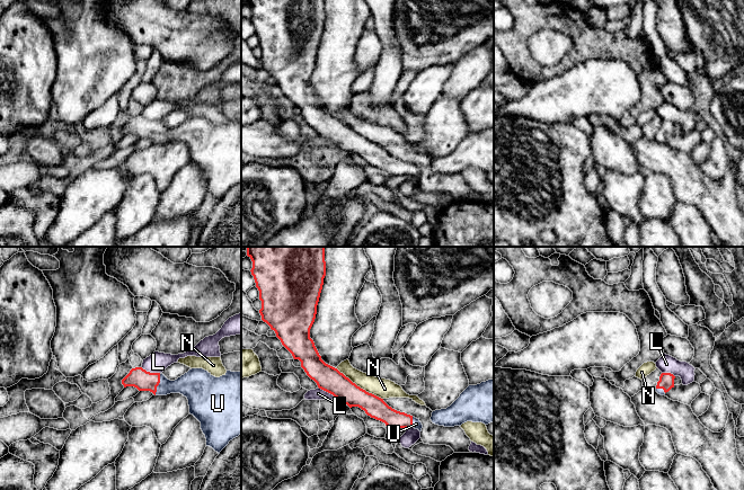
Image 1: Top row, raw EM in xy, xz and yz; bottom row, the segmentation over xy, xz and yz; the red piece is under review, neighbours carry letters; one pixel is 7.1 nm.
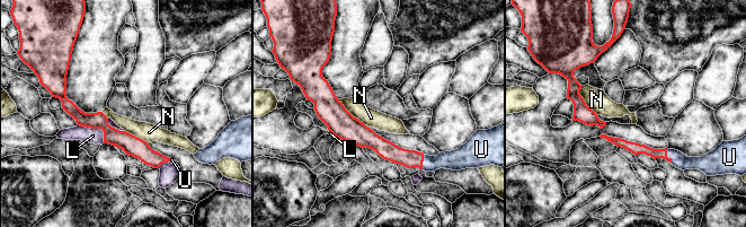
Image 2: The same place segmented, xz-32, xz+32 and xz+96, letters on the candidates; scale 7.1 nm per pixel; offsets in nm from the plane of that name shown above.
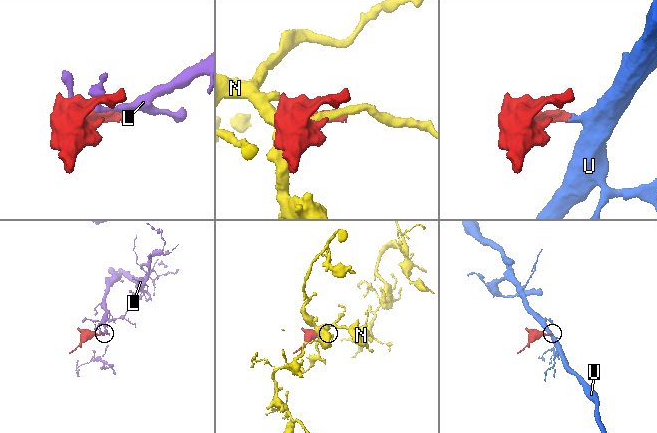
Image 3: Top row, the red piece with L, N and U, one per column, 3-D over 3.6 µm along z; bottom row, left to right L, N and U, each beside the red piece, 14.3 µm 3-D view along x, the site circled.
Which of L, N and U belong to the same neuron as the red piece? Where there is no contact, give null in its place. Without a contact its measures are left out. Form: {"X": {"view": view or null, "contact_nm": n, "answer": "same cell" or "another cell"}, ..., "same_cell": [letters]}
{"L": {"view": "xz", "contact_nm": 180, "answer": "another cell"}, "N": {"view": "xz", "contact_nm": 400, "answer": "another cell"}, "U": {"view": "xy", "contact_nm": 170, "answer": "same cell"}, "same_cell": ["U"]}

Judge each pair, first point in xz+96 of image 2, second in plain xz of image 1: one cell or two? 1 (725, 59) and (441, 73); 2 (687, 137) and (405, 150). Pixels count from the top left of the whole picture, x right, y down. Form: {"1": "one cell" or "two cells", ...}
{"1": "two cells", "2": "two cells"}

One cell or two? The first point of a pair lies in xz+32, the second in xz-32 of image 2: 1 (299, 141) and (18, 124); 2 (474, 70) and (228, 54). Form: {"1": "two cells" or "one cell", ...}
{"1": "one cell", "2": "one cell"}

